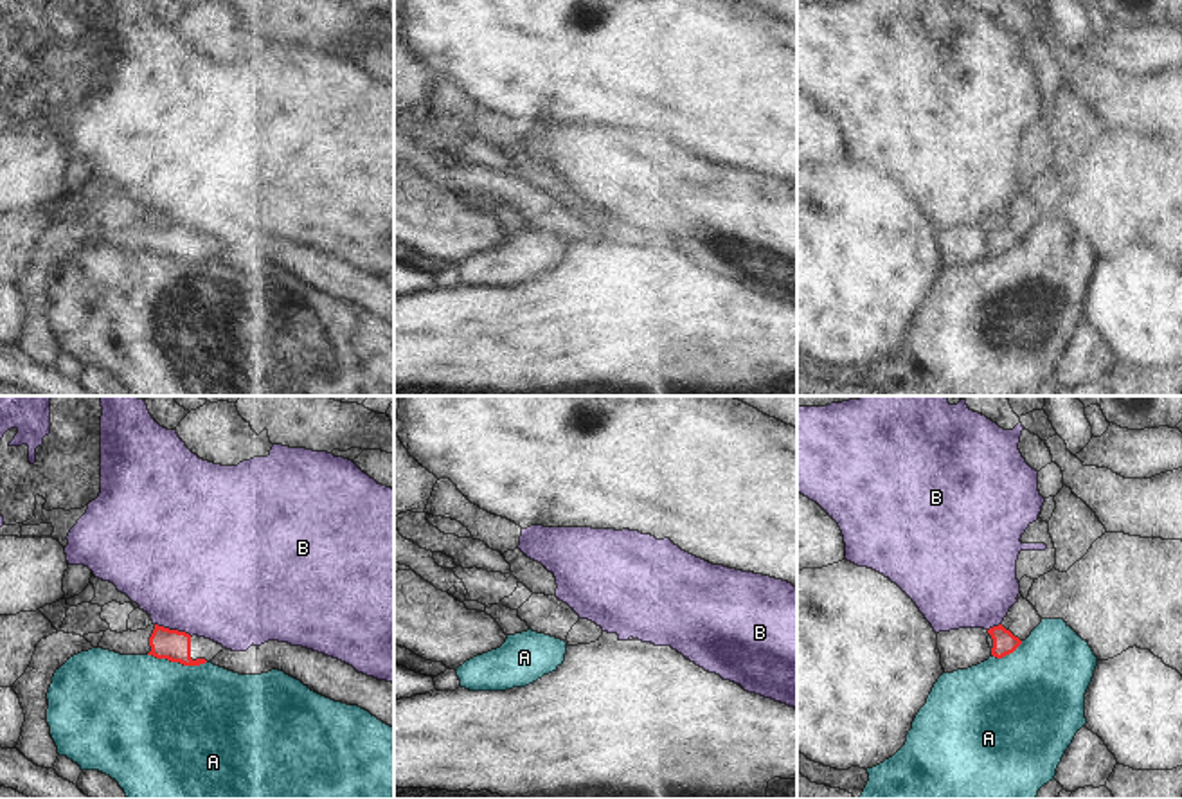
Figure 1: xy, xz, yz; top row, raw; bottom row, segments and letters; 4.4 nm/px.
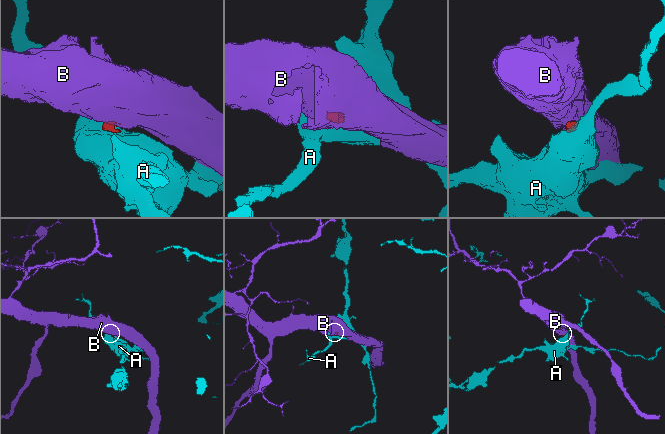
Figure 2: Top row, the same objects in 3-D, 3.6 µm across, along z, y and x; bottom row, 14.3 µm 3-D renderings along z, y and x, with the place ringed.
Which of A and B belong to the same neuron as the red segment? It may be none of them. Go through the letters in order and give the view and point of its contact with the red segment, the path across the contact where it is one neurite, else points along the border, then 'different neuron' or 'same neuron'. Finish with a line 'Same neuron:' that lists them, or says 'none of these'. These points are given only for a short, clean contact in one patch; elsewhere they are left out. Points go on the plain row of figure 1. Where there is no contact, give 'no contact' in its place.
A: contact xy (177, 258); border xy (146, 251), (184, 261), (205, 260); different neuron
B: contact xy (173, 227); border xy (155, 220), (184, 227), (191, 233); different neuron
Same neuron: none of these

